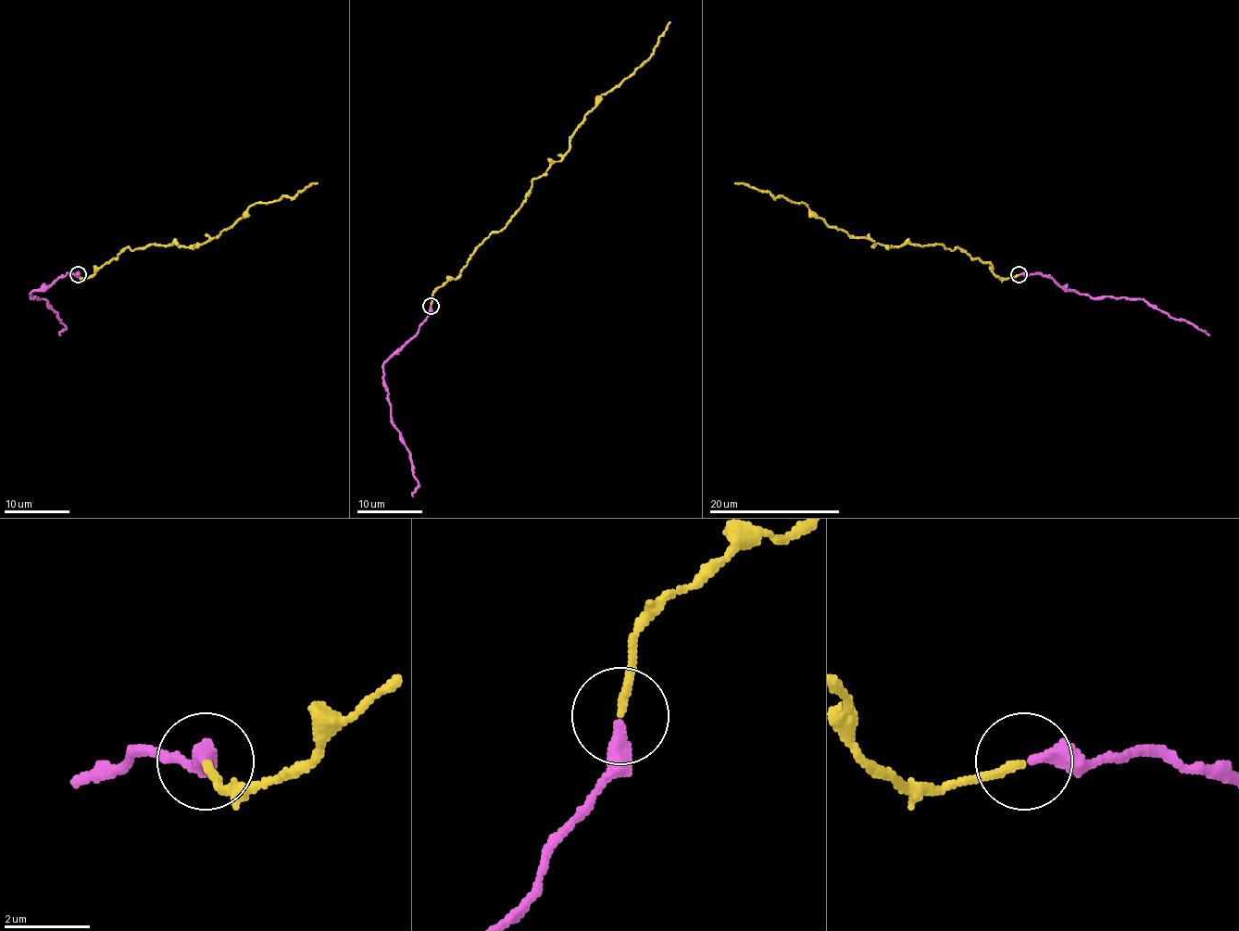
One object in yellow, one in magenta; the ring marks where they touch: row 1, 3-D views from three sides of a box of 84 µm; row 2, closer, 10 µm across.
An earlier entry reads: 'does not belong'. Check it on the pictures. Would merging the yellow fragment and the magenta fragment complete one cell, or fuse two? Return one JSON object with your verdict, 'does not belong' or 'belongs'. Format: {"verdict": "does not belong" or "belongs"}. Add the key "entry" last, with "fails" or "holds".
{"verdict": "does not belong", "entry": "holds"}

